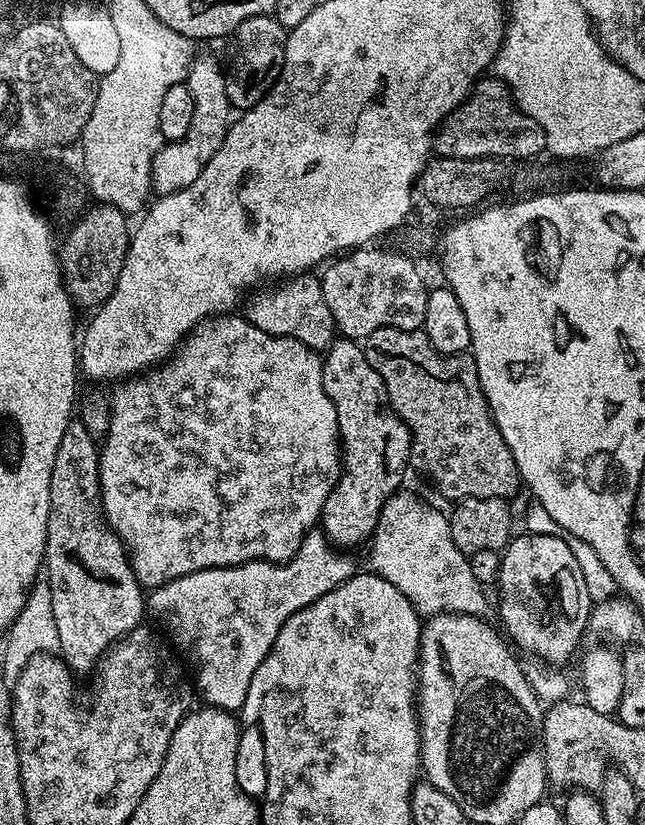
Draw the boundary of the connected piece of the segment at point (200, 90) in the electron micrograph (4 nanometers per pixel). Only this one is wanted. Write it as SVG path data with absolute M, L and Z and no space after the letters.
M200 54L193 59L191 67L188 69L186 83L188 89L194 94L194 122L190 126L186 138L165 143L153 159L152 187L160 196L165 196L190 186L190 182L194 182L194 178L198 178L198 174L202 174L206 162L210 162L210 158L214 158L218 146L224 141L224 136L228 132L230 123L230 115L228 116L230 114L230 107L226 96L225 73L222 64L220 66L219 62L212 56L201 56Z

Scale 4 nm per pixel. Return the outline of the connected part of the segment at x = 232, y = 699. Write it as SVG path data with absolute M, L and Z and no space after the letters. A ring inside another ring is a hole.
M313 530L304 535L302 546L285 564L271 564L269 560L251 560L245 564L238 566L230 566L229 568L211 568L210 570L198 570L194 574L186 574L182 578L174 578L168 584L163 584L161 588L151 589L150 595L146 600L146 608L149 613L152 612L168 627L170 635L176 639L175 647L177 649L185 648L192 655L192 660L196 663L196 680L194 676L194 688L205 705L209 708L221 708L224 712L235 713L237 710L243 709L246 702L246 694L250 690L250 678L254 678L254 670L258 670L258 666L262 666L262 662L266 658L266 654L270 654L270 650L274 646L274 638L278 638L278 630L282 630L282 626L286 622L286 618L290 618L294 614L298 614L298 610L302 610L306 606L310 606L310 602L314 602L318 598L322 598L322 594L330 594L332 588L337 588L342 582L346 582L357 571L358 565L351 560L351 555L345 554L343 551L337 550L333 545L329 544L327 536L323 531Z

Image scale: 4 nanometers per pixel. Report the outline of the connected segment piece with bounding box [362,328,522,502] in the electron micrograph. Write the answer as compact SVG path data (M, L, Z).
M389 329L374 330L374 334L365 336L362 341L362 347L366 358L370 362L370 366L374 366L374 370L378 370L378 374L384 380L386 386L386 394L388 395L388 405L396 411L396 416L402 418L402 422L410 430L412 435L412 458L410 461L413 469L417 468L424 476L432 479L432 484L451 502L459 502L461 500L469 500L470 498L502 498L508 500L515 497L516 491L521 491L522 481L520 479L520 471L514 462L514 454L510 454L510 446L504 444L502 434L498 430L498 426L492 417L492 411L488 408L488 403L484 397L482 386L478 382L478 370L476 369L476 361L471 355L461 354L458 356L442 356L438 352L433 352L427 343L419 335L411 332L396 332L390 335Z

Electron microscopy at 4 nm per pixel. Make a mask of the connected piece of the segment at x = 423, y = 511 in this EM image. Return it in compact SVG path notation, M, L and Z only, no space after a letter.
M396 492L382 506L376 531L372 533L371 571L398 586L415 606L421 617L438 616L442 612L461 612L467 616L483 617L488 608L485 585L474 578L468 556L454 546L449 517L412 492Z

